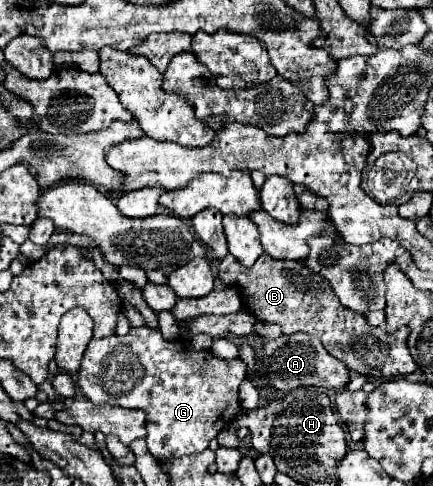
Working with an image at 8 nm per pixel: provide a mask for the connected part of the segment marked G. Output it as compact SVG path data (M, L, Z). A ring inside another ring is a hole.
M139 327L139 329L131 329L131 333L125 335L125 337L111 335L111 337L103 337L103 339L91 339L87 349L85 349L75 385L81 389L81 393L87 399L91 399L93 405L109 403L109 405L119 405L123 409L143 409L143 411L147 411L147 447L151 451L151 455L161 461L161 459L175 459L175 457L181 457L181 455L193 455L193 453L205 451L209 447L209 441L215 439L227 423L231 423L237 415L243 413L243 407L239 403L239 385L245 379L245 375L247 375L247 367L241 359L231 359L231 361L217 359L217 357L213 357L211 351L195 351L193 345L181 345L179 341L165 341L161 337L161 331L151 331L149 327Z

